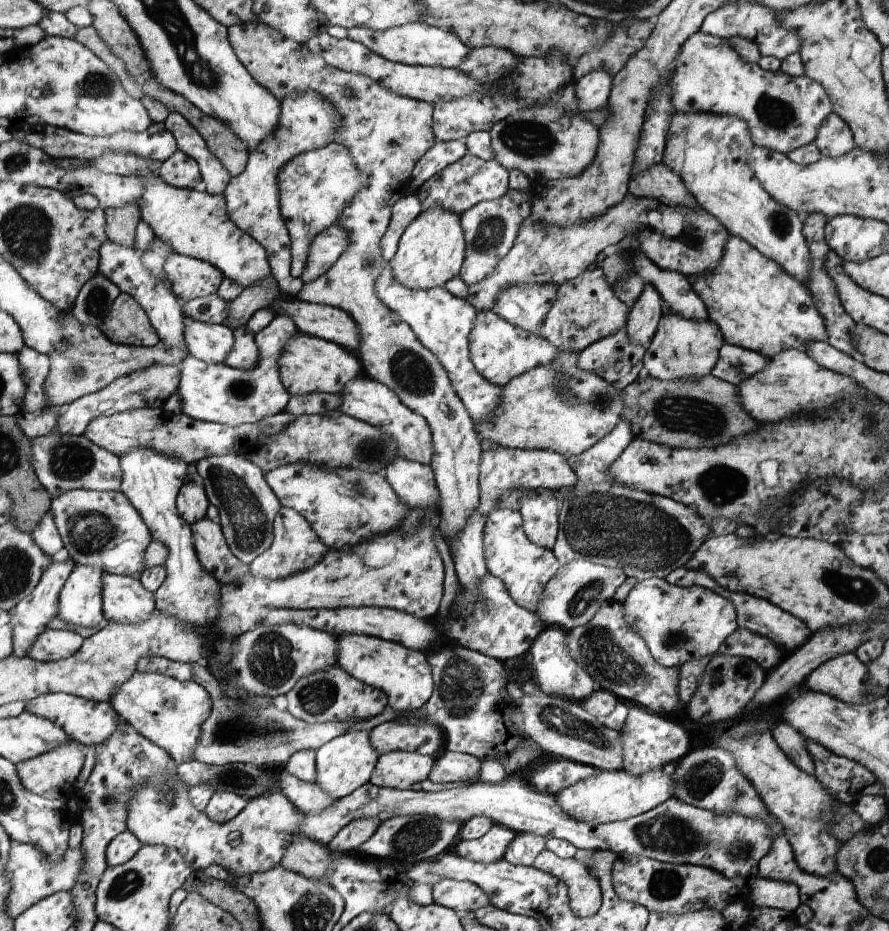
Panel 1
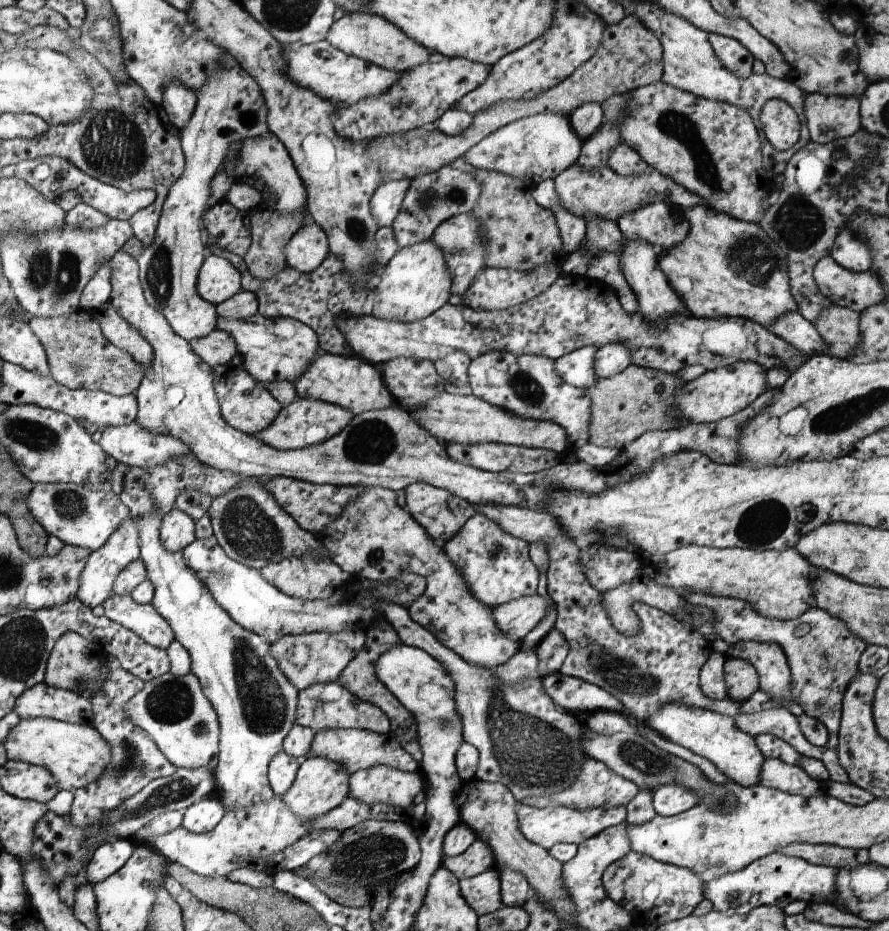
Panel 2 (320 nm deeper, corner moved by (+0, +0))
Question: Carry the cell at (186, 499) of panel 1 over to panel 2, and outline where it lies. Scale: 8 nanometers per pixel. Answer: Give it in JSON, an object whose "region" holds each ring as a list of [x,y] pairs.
{"region":[[[173,508],[162,516],[159,536],[165,549],[181,552],[195,540],[193,534],[194,520],[185,512]]]}

